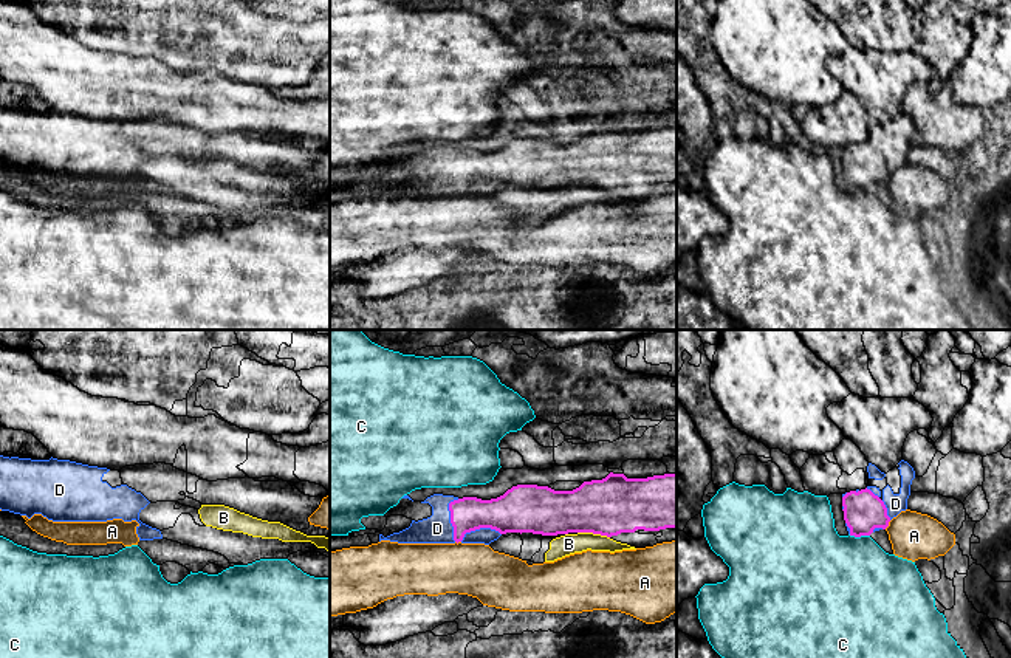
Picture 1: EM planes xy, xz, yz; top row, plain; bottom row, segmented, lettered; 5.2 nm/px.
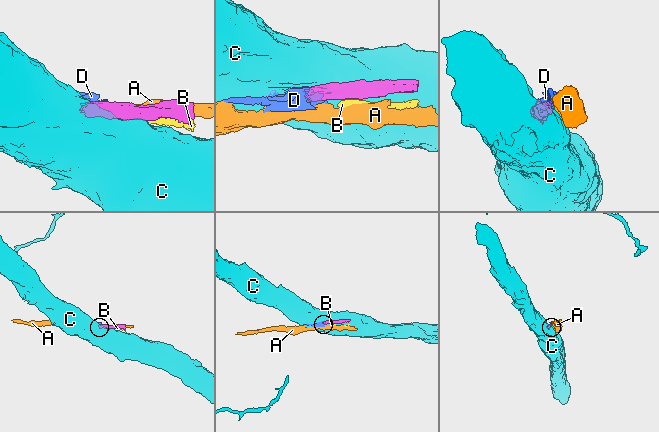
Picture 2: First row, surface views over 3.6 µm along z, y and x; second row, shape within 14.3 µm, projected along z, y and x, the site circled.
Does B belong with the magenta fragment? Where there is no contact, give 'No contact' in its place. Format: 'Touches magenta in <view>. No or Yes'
Touches magenta in xz. No

